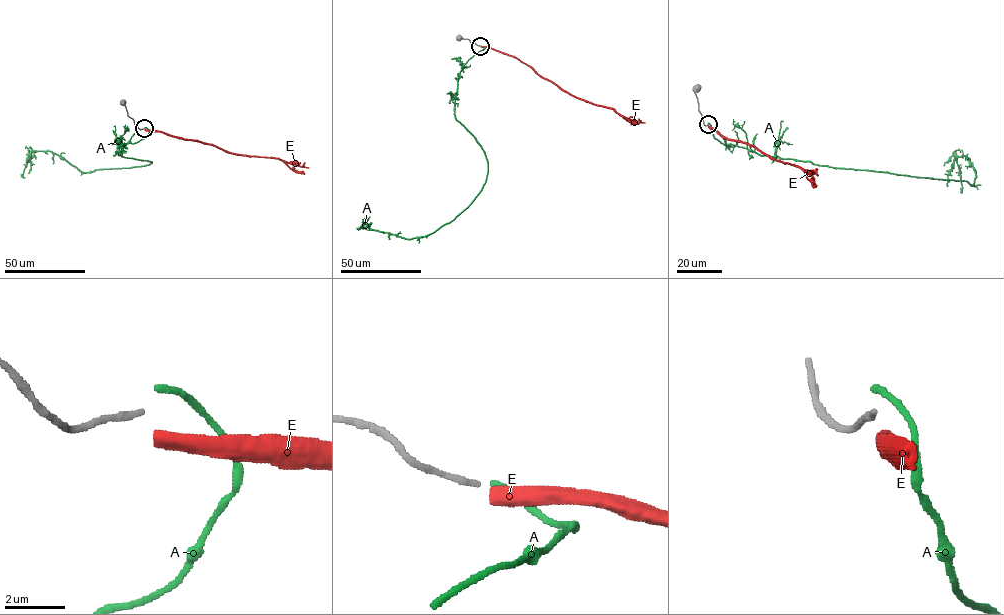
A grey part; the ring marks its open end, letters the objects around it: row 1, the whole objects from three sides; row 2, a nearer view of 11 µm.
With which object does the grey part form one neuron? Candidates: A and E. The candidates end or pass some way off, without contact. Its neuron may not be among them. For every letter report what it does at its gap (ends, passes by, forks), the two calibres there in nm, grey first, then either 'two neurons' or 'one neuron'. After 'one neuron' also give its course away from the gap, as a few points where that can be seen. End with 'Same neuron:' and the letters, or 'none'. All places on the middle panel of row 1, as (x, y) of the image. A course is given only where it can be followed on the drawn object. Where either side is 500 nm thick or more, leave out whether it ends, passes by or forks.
A: it ends there; 200 nm thick on the grey side, 240 nm on the other; one neuron; it runs (481, 46), (462, 67), (454, 111), (488, 163), (480, 192), (425, 236), (361, 228)
E: it ends there; 200 nm thick on the grey side, 480 nm on the other; two neurons
Same neuron: A

